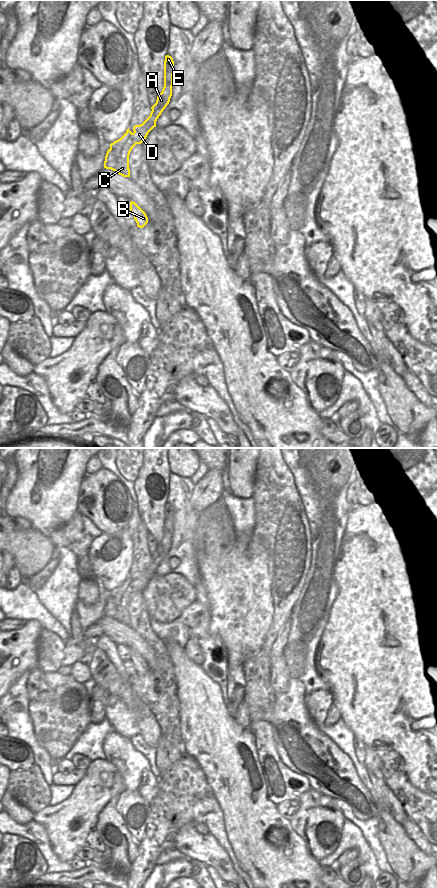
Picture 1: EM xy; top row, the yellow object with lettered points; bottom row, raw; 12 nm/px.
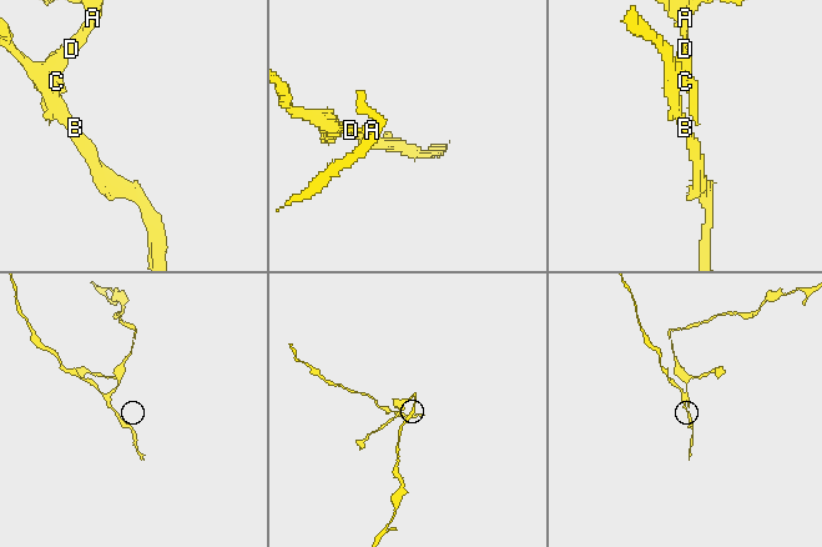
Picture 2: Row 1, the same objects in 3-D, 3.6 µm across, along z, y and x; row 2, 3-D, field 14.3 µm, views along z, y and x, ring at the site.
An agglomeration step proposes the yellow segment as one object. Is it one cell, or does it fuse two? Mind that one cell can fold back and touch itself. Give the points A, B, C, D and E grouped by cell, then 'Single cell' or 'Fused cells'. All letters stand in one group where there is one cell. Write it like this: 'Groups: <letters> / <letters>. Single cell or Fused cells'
Groups: A C D E / B. Fused cells.

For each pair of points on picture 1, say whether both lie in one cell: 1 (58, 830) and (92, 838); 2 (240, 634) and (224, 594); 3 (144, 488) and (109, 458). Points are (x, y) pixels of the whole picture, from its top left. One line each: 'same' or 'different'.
1: different
2: same
3: different

